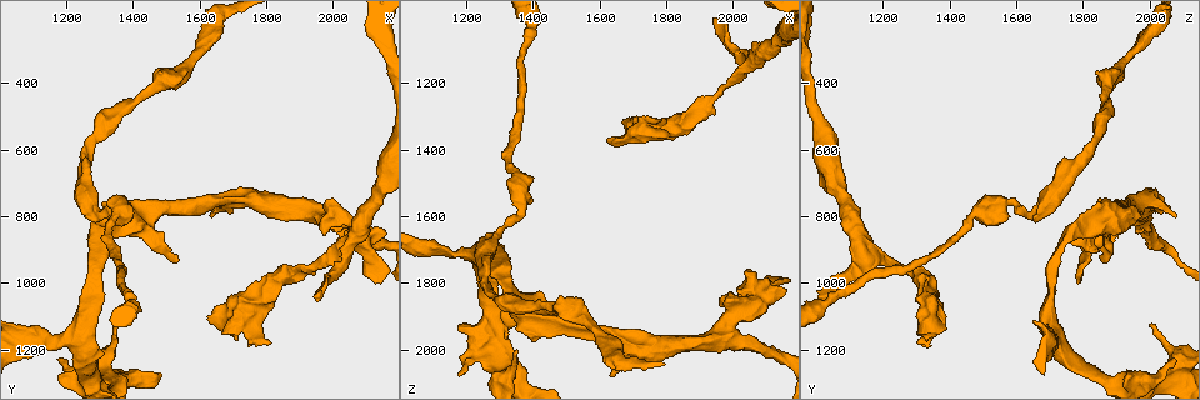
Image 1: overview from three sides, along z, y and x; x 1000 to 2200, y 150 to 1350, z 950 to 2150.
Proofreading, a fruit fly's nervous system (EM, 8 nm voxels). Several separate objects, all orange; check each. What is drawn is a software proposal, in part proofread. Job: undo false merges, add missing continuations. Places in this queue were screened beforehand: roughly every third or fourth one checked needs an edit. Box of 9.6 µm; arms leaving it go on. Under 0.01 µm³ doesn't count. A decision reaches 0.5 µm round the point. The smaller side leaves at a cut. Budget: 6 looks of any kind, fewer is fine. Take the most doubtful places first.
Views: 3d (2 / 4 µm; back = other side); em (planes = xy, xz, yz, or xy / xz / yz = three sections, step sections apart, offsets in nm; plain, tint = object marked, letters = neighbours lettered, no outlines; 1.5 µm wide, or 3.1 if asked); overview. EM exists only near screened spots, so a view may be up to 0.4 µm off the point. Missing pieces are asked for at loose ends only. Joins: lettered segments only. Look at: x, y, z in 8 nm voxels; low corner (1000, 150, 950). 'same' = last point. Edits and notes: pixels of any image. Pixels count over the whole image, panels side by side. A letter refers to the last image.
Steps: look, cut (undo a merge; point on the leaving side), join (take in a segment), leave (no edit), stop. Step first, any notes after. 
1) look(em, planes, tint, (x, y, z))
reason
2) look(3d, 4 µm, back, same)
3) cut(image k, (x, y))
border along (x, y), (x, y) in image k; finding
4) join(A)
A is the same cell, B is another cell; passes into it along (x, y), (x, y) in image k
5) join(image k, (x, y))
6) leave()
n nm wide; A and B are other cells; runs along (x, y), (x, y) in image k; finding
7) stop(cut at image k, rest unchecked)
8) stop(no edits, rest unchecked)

look(em, planes, tint, (1310, 1250, 2070))

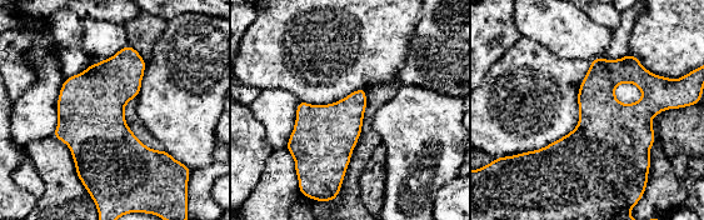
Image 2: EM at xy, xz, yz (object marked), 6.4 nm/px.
look(em, planes, letters, same)
what lies round it

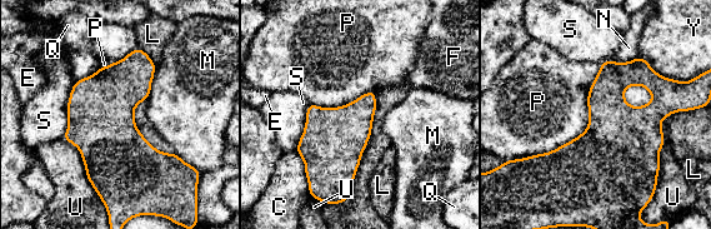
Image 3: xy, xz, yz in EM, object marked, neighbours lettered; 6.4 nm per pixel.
leave()
340 nm wide; C, E, F, L, M, N, P, Q, S, U and Y are other cells; border along (601, 64), (587, 127), (520, 159) in image 3; one neuron here

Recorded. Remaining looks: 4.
look(em, planes, plain, (1830, 990, 1310))

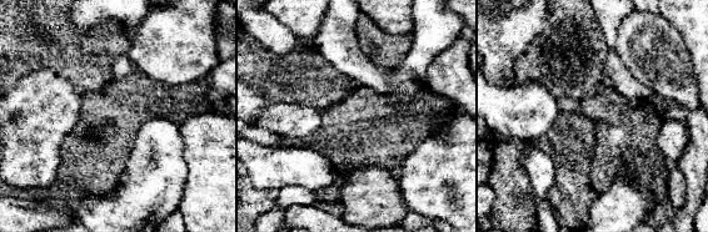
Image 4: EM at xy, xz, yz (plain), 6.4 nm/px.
look(em, planes, letters, same)

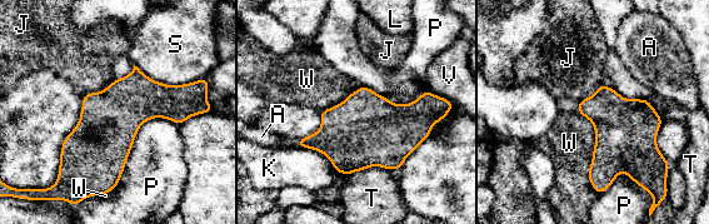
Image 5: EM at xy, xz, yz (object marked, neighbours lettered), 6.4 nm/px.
leave()
A, J, K, L, P, S, T, V and W are other cells; border along (577, 112), (598, 194) in image 5; one neuron here

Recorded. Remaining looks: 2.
stop(no edits, rest unchecked)

